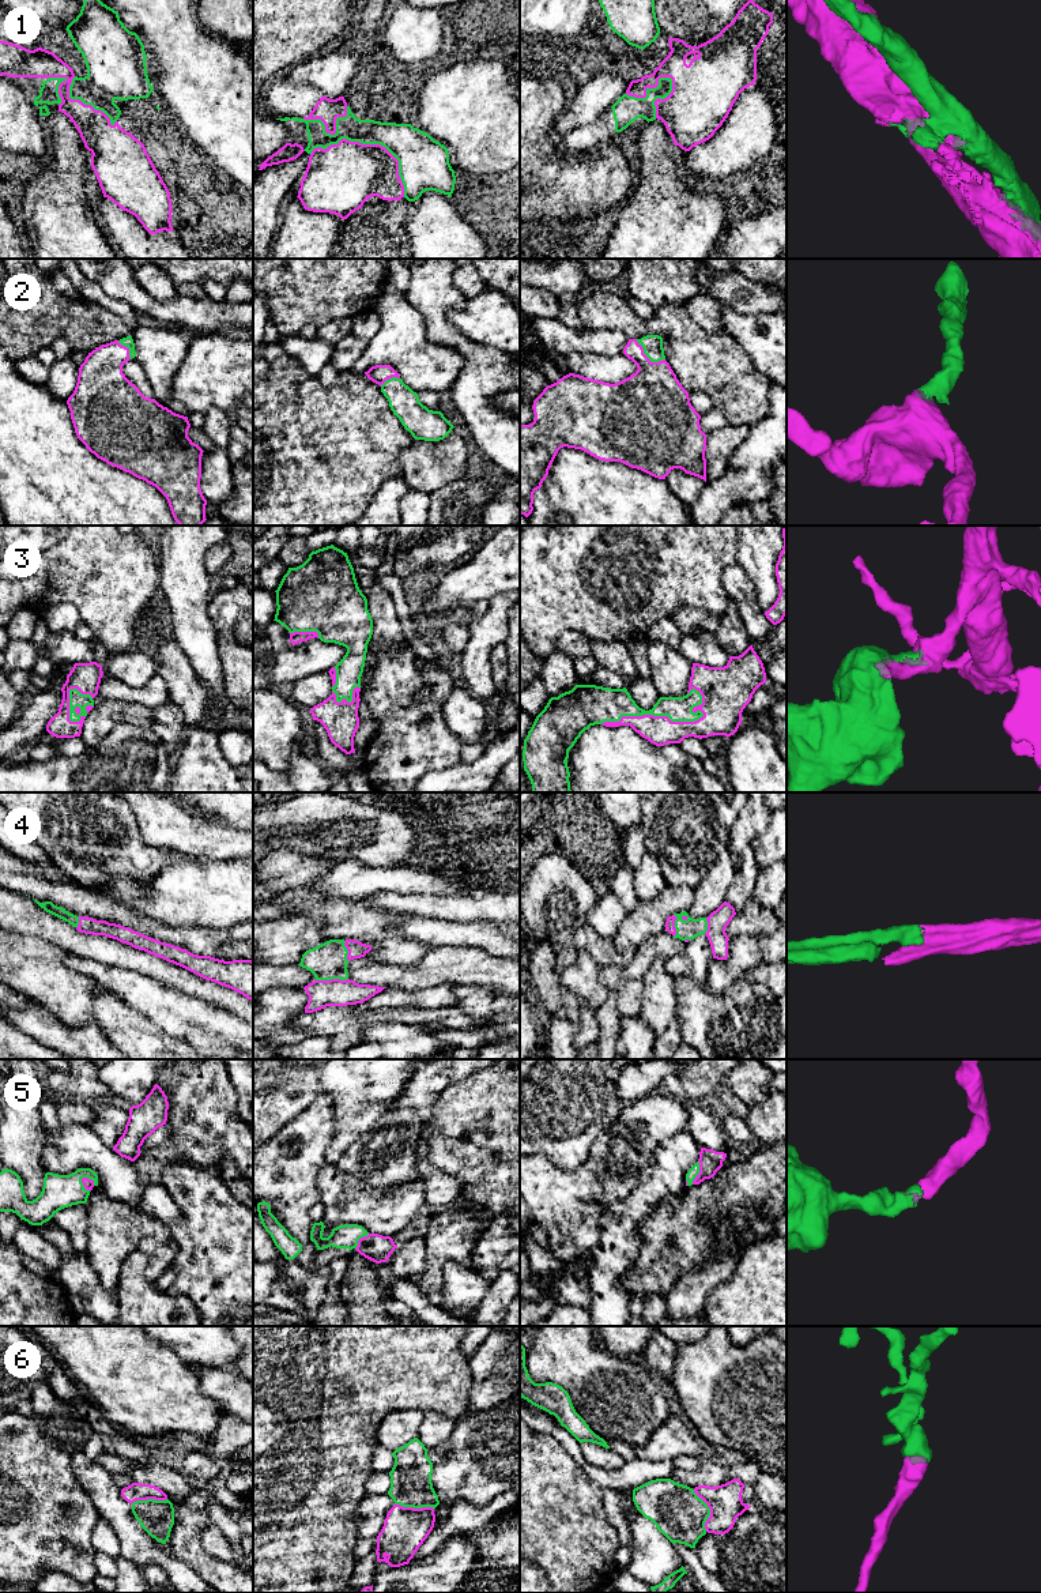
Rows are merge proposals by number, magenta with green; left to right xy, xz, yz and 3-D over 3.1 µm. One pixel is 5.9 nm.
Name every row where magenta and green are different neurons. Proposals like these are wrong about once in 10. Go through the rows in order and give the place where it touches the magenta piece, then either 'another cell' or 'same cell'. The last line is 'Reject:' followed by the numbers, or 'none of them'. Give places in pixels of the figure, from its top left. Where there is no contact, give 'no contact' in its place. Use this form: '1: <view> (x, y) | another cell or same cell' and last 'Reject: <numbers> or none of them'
1: xz (372, 145) | another cell
2: yz (647, 357) | same cell
3: yz (666, 716) | same cell
4: xz (331, 979) | same cell
5: xy (83, 1185) | same cell
6: yz (711, 1510) | same cell
Reject: 1

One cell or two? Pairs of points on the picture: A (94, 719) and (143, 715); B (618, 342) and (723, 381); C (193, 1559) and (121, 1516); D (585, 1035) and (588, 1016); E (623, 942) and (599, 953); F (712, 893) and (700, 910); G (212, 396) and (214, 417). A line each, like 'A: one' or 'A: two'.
A: one
B: two
C: two
D: one
E: two
F: one
G: two

